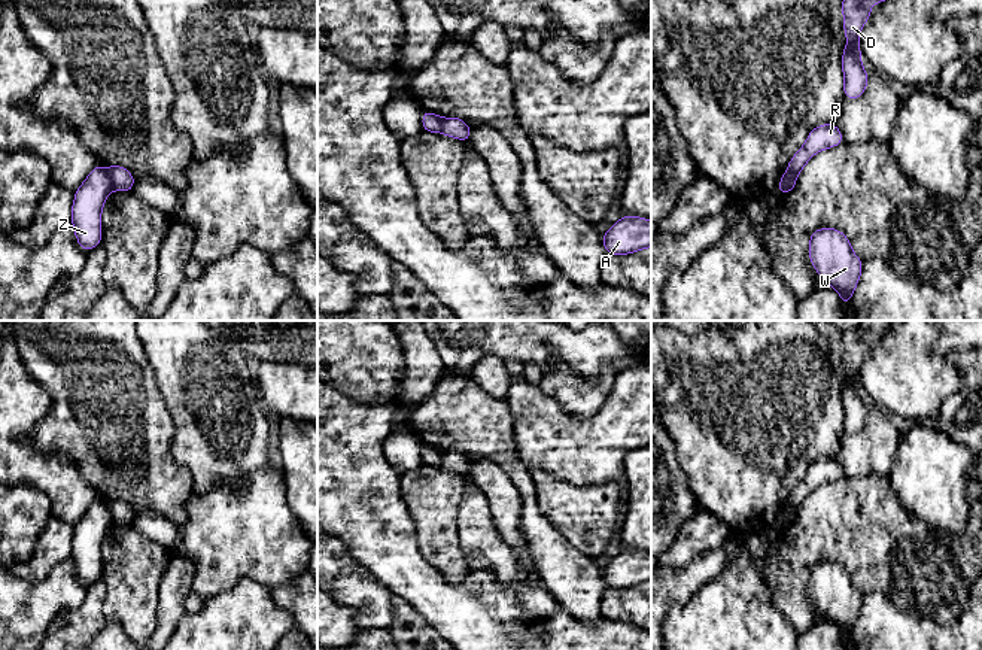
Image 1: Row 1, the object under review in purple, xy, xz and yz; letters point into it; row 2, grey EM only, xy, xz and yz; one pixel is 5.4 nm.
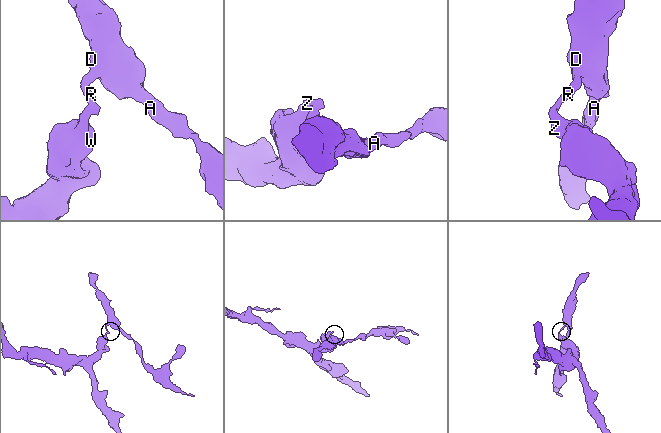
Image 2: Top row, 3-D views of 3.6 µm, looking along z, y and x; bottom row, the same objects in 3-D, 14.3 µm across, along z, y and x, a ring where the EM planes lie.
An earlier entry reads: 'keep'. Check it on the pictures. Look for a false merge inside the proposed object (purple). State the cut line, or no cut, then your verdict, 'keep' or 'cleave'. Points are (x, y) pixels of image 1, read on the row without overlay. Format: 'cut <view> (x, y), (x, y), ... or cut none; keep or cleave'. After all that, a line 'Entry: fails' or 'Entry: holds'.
cut yz (794, 512), (784, 510), (778, 521); cleave
Entry: fails

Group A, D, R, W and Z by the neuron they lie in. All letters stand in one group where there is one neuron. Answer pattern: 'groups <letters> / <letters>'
groups A D R / W Z

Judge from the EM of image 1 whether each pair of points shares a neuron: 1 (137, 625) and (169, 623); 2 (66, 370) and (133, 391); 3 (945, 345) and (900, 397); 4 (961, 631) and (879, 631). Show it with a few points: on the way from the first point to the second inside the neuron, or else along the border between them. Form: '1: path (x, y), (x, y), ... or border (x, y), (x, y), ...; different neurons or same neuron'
1: border (158, 589), (157, 628), (151, 634); different neurons
2: path (82, 370), (91, 370), (112, 391), (116, 391); same neuron
3: border (941, 336), (935, 349), (946, 354); different neurons
4: path (941, 634), (900, 634); same neuron

